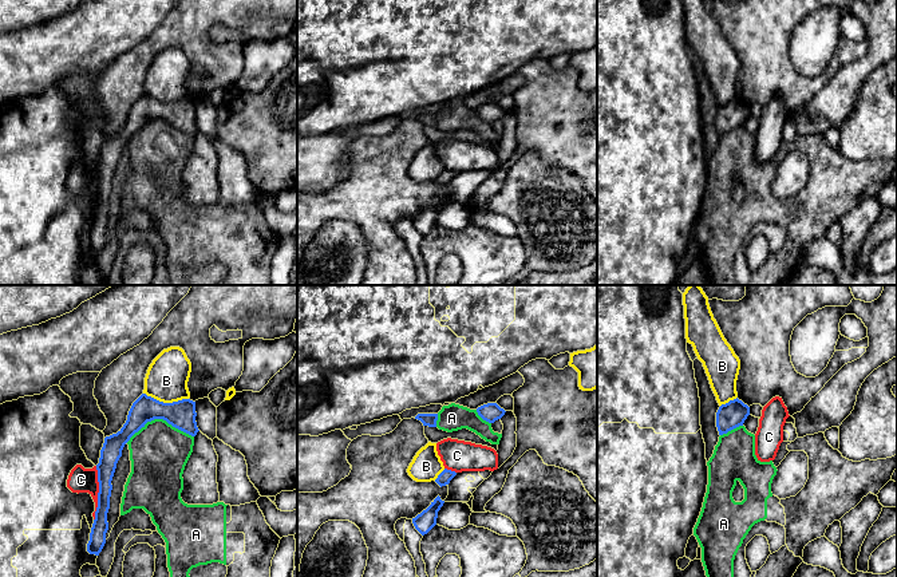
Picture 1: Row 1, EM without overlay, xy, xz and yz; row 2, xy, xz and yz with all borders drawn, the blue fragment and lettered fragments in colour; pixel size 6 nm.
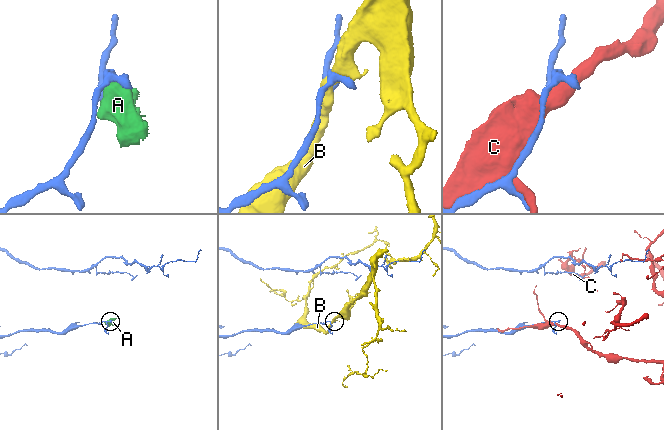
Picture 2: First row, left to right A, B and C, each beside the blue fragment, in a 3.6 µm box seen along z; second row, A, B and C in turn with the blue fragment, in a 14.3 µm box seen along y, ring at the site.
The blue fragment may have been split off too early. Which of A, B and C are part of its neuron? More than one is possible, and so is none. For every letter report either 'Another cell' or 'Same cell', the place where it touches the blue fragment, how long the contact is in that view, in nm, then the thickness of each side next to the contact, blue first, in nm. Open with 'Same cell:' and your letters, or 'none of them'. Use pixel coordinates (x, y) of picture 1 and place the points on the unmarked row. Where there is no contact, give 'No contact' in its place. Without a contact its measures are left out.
Same cell: none of them
A: Another cell. Touches blue at xy (159, 118). Shared border 400 nm. Thickness 170 nm (blue) against 360 nm
B: Another cell. Touches blue at xy (166, 103). Shared border 280 nm. Thickness 170 nm (blue) against 260 nm
C: Another cell. Touches blue at xy (98, 193). Shared border 320 nm. Thickness 120 nm (blue) against 150 nm

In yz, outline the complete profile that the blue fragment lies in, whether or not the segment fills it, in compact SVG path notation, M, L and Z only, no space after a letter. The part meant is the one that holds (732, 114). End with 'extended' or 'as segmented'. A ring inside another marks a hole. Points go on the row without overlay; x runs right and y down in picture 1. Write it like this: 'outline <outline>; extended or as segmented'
outline M738 98L722 104L716 112L716 127L719 135L727 134L728 131L743 126L748 115L755 118L762 116L763 107L760 104L747 106Z; extended

